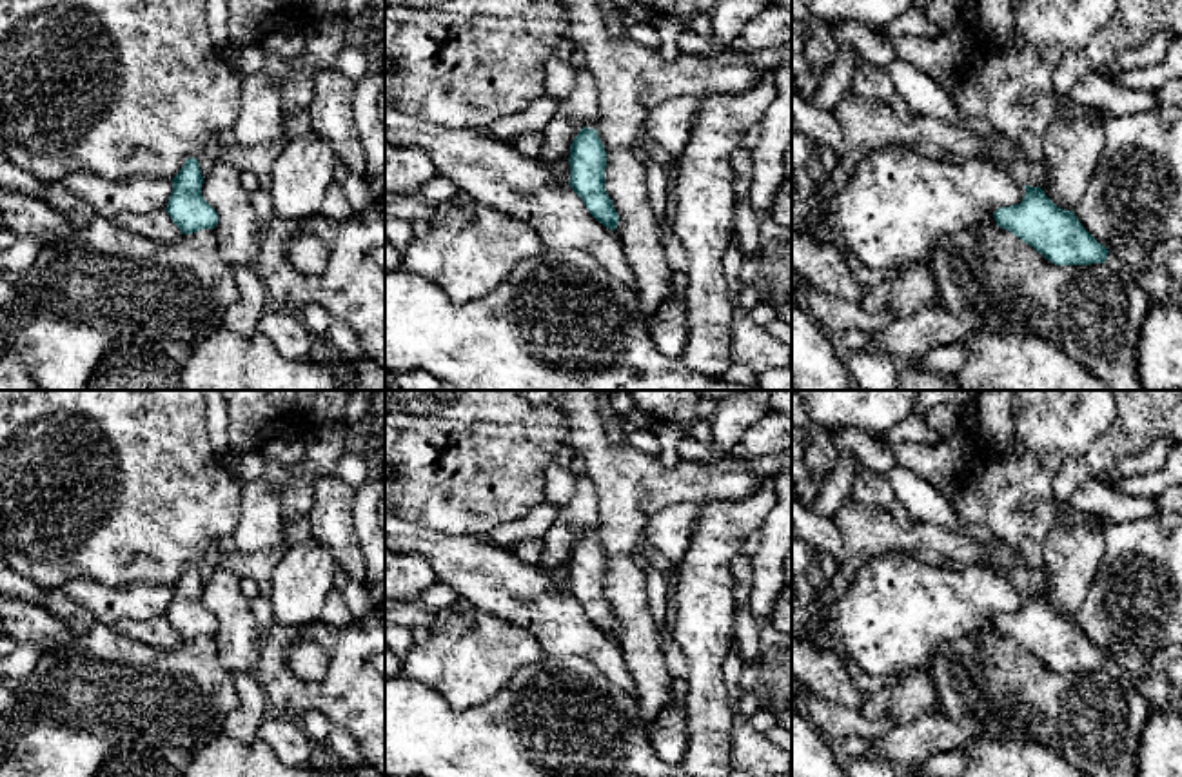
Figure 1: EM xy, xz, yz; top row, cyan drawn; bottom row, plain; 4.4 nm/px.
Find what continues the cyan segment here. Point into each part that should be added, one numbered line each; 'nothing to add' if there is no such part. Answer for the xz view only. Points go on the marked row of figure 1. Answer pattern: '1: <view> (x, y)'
nothing to add

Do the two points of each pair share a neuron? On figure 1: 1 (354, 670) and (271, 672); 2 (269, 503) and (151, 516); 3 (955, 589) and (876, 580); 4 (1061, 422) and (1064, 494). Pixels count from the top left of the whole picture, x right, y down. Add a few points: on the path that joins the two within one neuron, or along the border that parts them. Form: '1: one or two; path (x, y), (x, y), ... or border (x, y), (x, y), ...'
1: one; path (334, 690), (291, 690)
2: two; border (242, 485), (240, 520), (229, 534)
3: one; path (935, 589), (896, 589)
4: two; border (1093, 440), (1059, 472), (1053, 487), (1057, 500)

